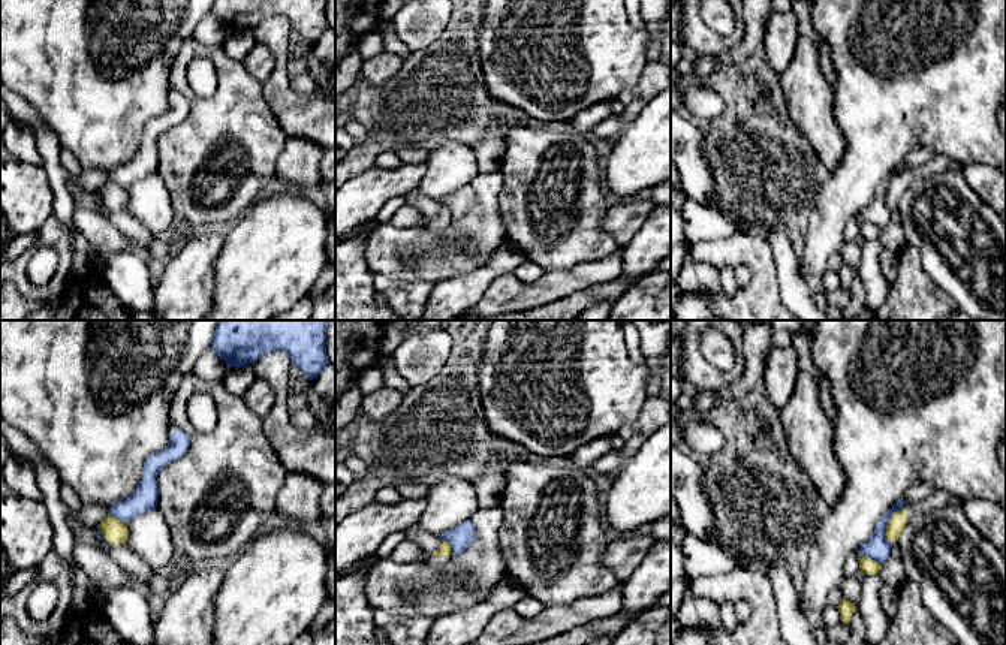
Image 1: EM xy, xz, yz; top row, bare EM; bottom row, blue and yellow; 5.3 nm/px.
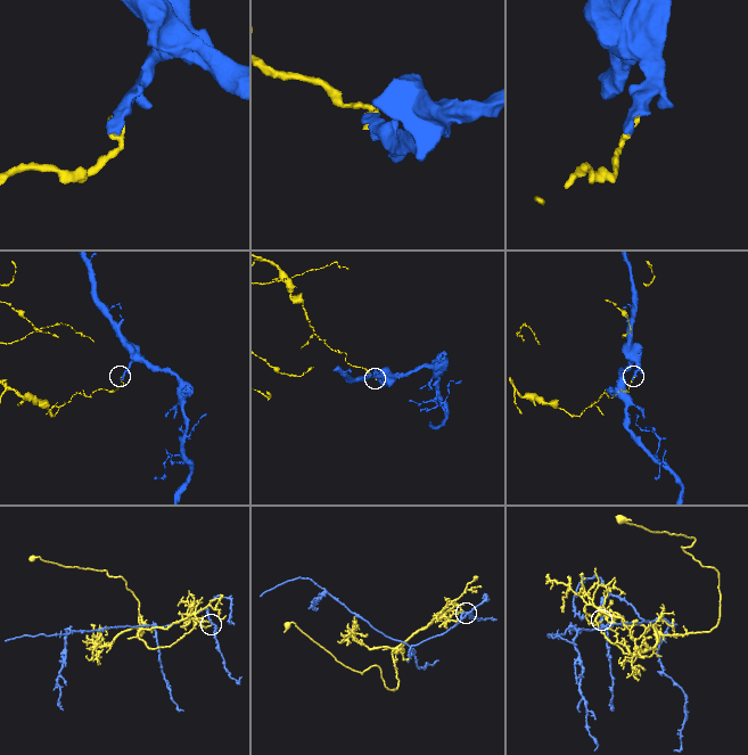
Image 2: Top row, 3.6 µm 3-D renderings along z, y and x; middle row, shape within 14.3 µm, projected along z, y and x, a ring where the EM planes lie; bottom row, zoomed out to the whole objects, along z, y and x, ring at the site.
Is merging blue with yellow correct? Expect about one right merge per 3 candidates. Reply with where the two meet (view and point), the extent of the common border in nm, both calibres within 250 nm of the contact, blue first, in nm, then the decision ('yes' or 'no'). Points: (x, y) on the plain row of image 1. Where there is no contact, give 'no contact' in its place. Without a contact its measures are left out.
contact yz (886, 187); length 200 nm; calibres 140 and 90 nm; no

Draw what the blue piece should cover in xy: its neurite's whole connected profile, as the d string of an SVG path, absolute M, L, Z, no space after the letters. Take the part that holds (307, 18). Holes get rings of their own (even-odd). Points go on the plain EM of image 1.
M214 0L210 13L235 33L253 30L268 16L283 15L308 45L329 28L326 0Z

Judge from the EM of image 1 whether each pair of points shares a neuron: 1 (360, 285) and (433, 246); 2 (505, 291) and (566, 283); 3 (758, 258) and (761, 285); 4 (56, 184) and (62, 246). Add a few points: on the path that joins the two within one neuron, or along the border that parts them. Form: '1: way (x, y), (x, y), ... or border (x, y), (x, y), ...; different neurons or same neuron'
1: border (367, 238), (366, 264), (373, 273); different neurons
2: way (520, 291), (545, 291), (551, 286); same neuron
3: way (761, 264), (761, 279); same neuron
4: border (53, 214), (60, 222), (69, 225); different neurons

